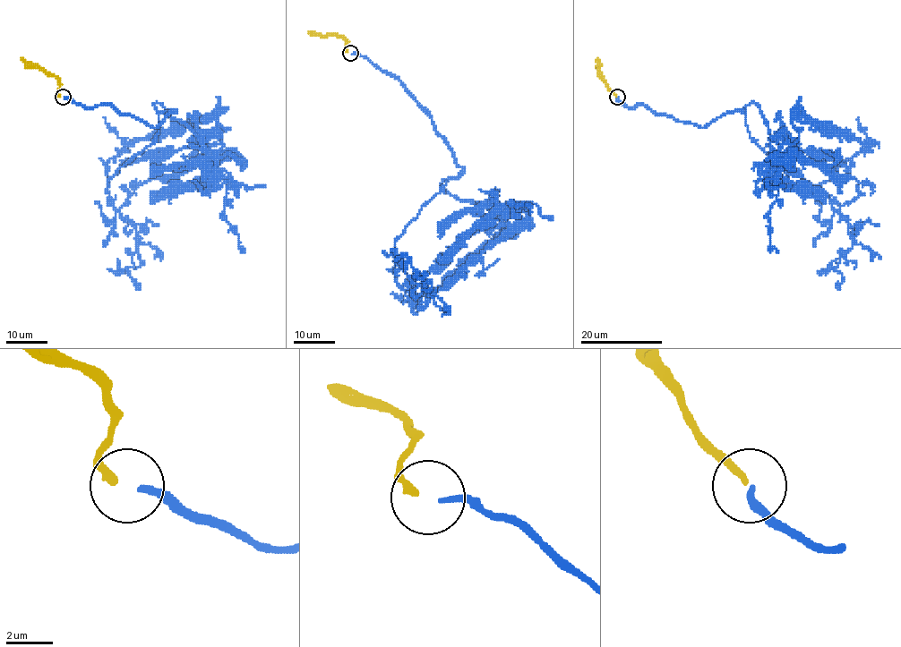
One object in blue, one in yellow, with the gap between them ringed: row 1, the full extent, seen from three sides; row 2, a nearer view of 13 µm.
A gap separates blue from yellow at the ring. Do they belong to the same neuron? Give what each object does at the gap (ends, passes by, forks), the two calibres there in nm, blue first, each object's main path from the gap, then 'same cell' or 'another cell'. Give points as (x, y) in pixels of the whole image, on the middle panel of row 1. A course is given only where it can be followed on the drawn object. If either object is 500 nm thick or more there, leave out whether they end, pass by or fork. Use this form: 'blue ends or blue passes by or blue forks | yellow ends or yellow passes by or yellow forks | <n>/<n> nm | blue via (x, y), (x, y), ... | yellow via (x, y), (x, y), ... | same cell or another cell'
blue ends | yellow ends | 260/320 nm | blue via (352, 54), (397, 79), (464, 170), (446, 181), (396, 239), (395, 261), (424, 288), (407, 257), (395, 260) | yellow via (347, 52), (345, 49), (347, 41), (342, 36), (308, 33) | same cell

